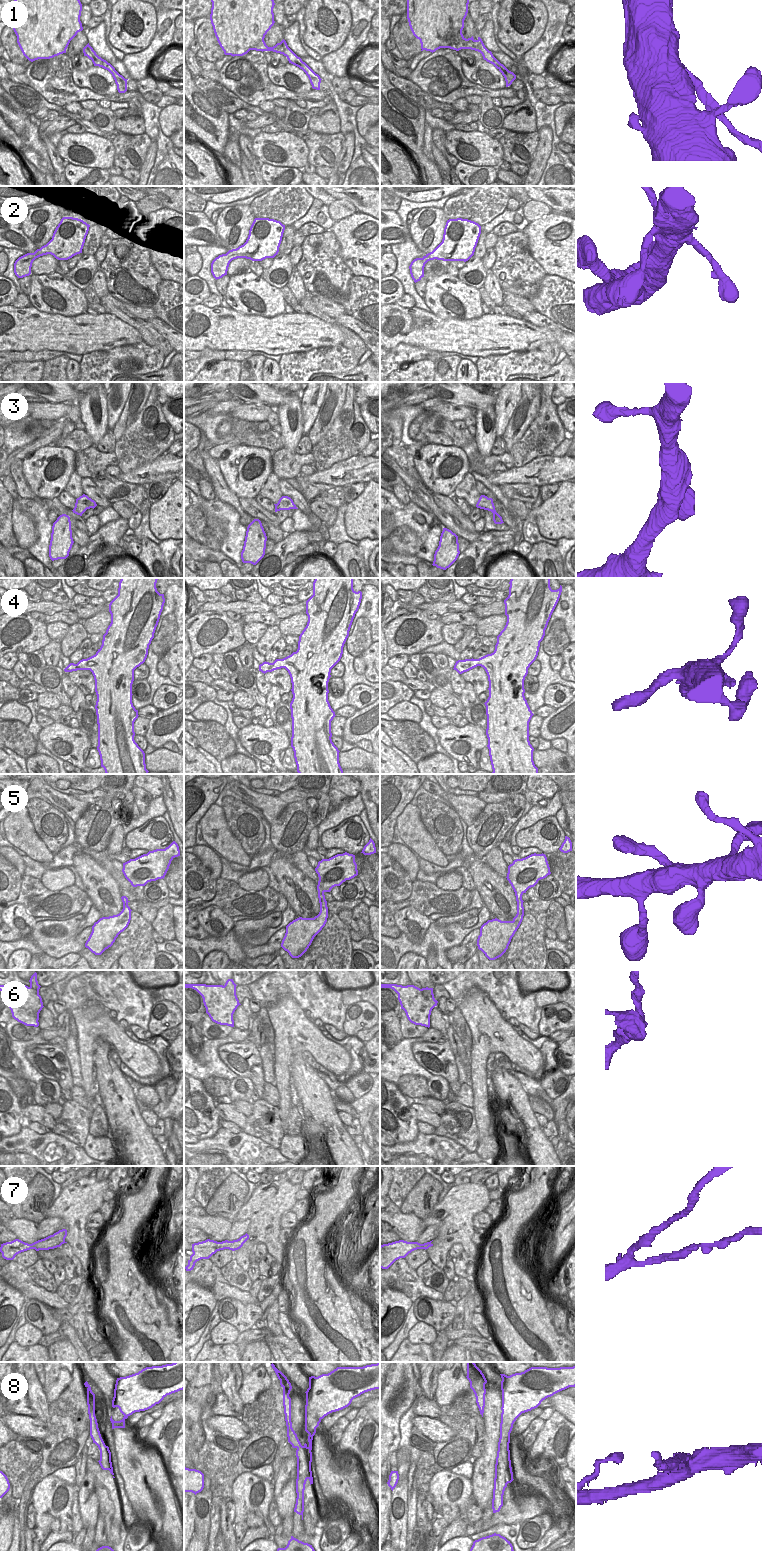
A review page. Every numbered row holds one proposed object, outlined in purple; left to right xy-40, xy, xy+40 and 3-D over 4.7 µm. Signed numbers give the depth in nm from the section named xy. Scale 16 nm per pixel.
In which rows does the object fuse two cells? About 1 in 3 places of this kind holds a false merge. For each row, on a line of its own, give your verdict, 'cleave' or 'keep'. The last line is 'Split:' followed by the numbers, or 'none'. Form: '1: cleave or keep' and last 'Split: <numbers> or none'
1: cleave
2: keep
3: keep
4: keep
5: keep
6: cleave
7: keep
8: keep
Split: 1, 6

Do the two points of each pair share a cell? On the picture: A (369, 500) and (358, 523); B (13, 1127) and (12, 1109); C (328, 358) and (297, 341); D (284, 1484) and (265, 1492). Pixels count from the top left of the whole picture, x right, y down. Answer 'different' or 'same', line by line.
A: same
B: same
C: different
D: different

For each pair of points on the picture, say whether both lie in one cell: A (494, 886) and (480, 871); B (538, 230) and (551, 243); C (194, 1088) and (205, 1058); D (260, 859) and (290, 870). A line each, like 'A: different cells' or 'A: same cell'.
A: same cell
B: same cell
C: different cells
D: different cells

